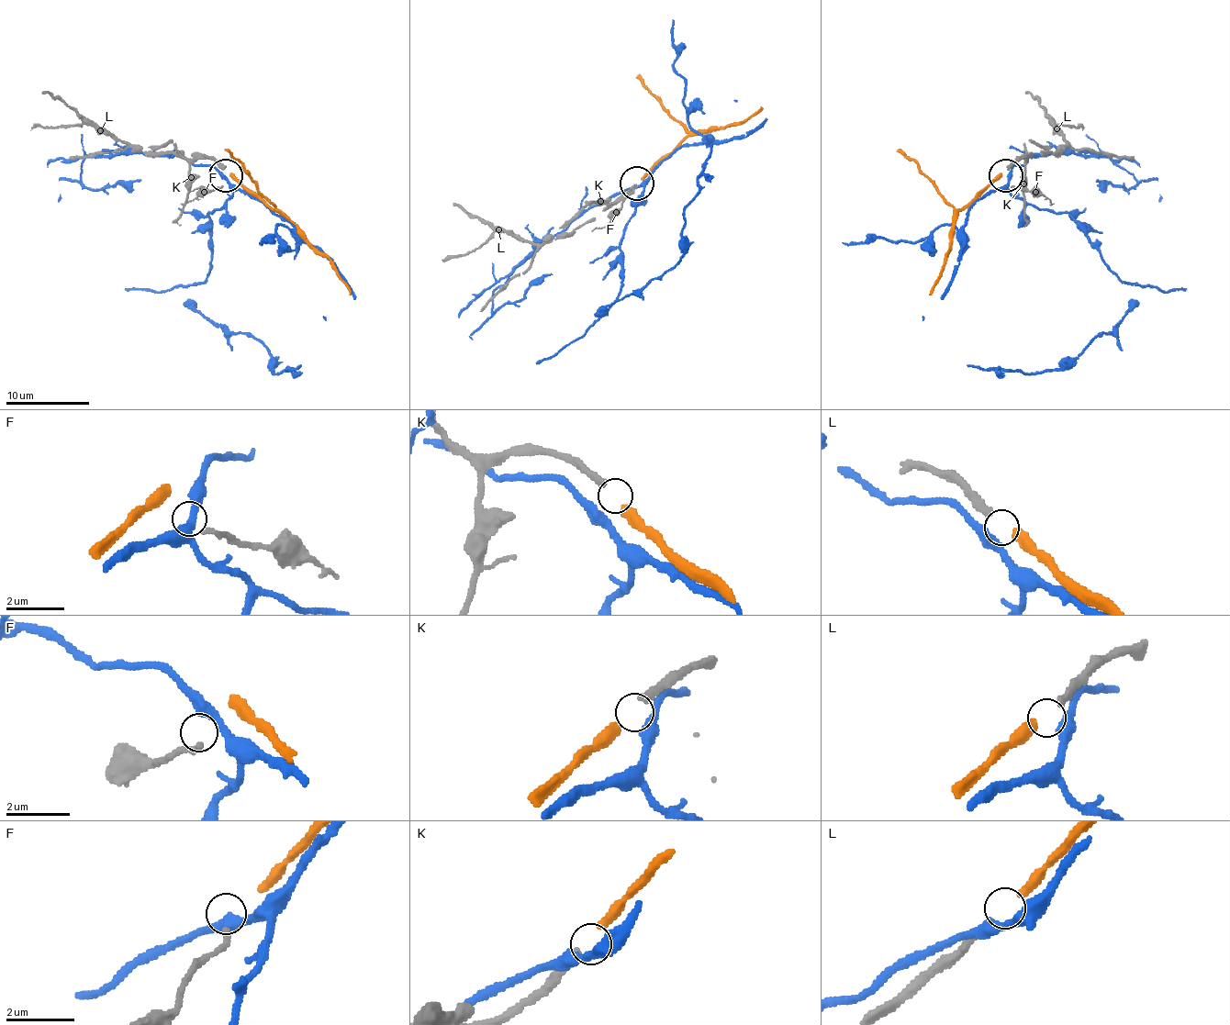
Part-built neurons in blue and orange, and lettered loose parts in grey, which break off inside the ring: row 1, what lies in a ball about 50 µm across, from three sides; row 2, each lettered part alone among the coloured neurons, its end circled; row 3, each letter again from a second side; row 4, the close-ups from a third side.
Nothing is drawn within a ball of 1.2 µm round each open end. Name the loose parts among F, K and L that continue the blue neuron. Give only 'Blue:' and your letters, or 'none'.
Blue: none

